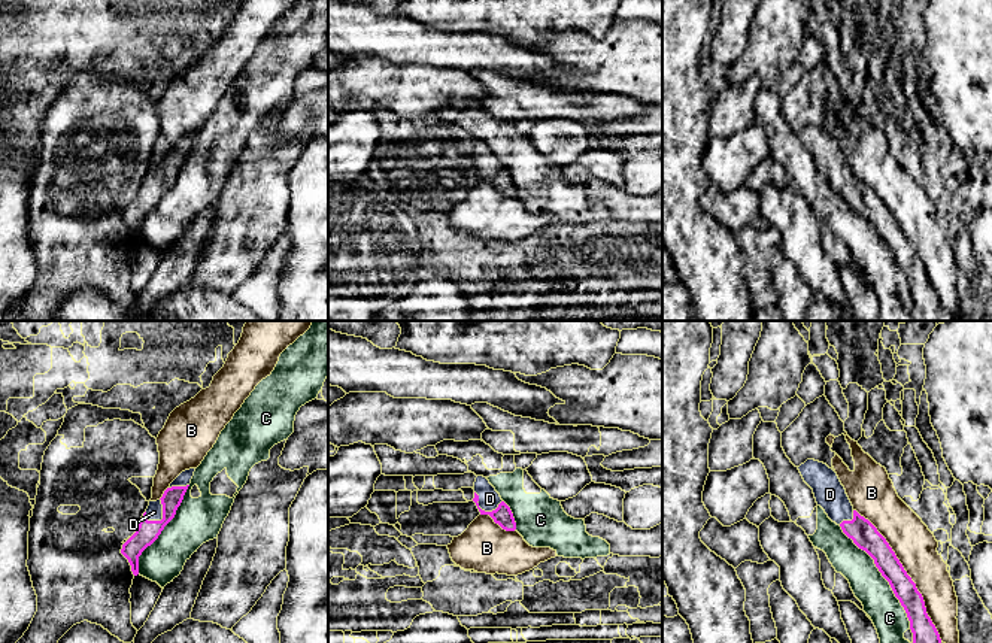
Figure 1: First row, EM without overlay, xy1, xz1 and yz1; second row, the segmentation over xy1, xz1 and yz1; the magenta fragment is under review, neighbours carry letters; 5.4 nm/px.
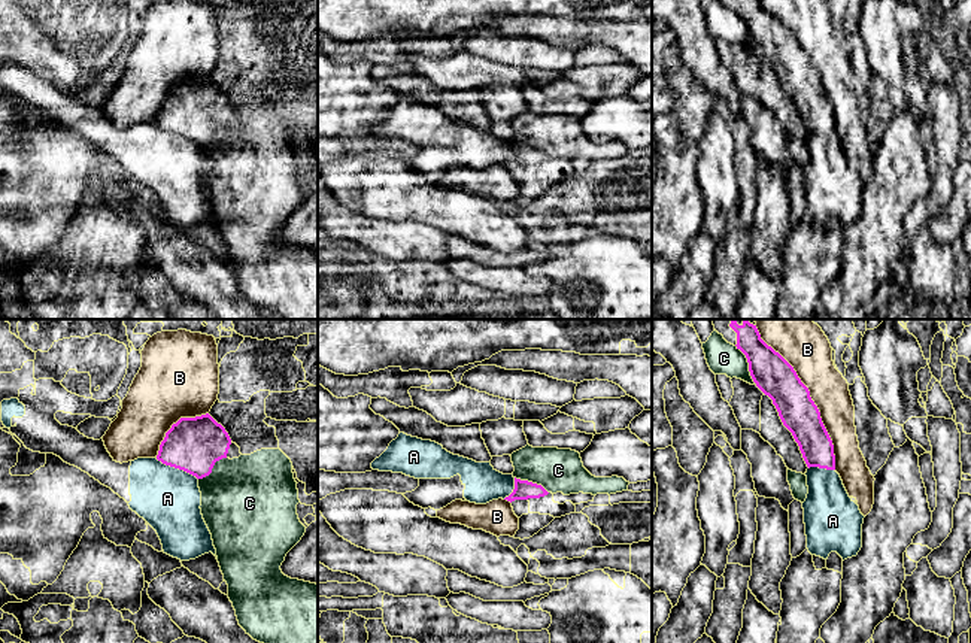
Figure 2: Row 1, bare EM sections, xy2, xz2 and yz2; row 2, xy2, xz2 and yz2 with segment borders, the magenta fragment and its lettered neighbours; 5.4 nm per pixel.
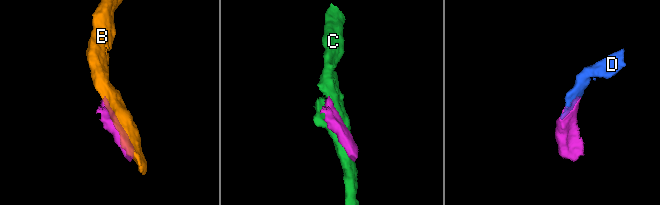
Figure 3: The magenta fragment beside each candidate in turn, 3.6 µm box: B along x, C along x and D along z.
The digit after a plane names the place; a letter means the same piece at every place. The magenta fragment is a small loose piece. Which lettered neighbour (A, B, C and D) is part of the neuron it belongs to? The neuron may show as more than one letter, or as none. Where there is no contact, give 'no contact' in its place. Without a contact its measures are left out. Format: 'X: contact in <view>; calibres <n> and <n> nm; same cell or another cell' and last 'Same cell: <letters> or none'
A: contact in xy2; calibres 300 and 340 nm; another cell
B: contact in yz2; calibres 220 and 240 nm; another cell
C: contact in yz1; calibres 140 and 190 nm; another cell
D: contact in xy1; calibres 120 and 90 nm; same cell
Same cell: D

